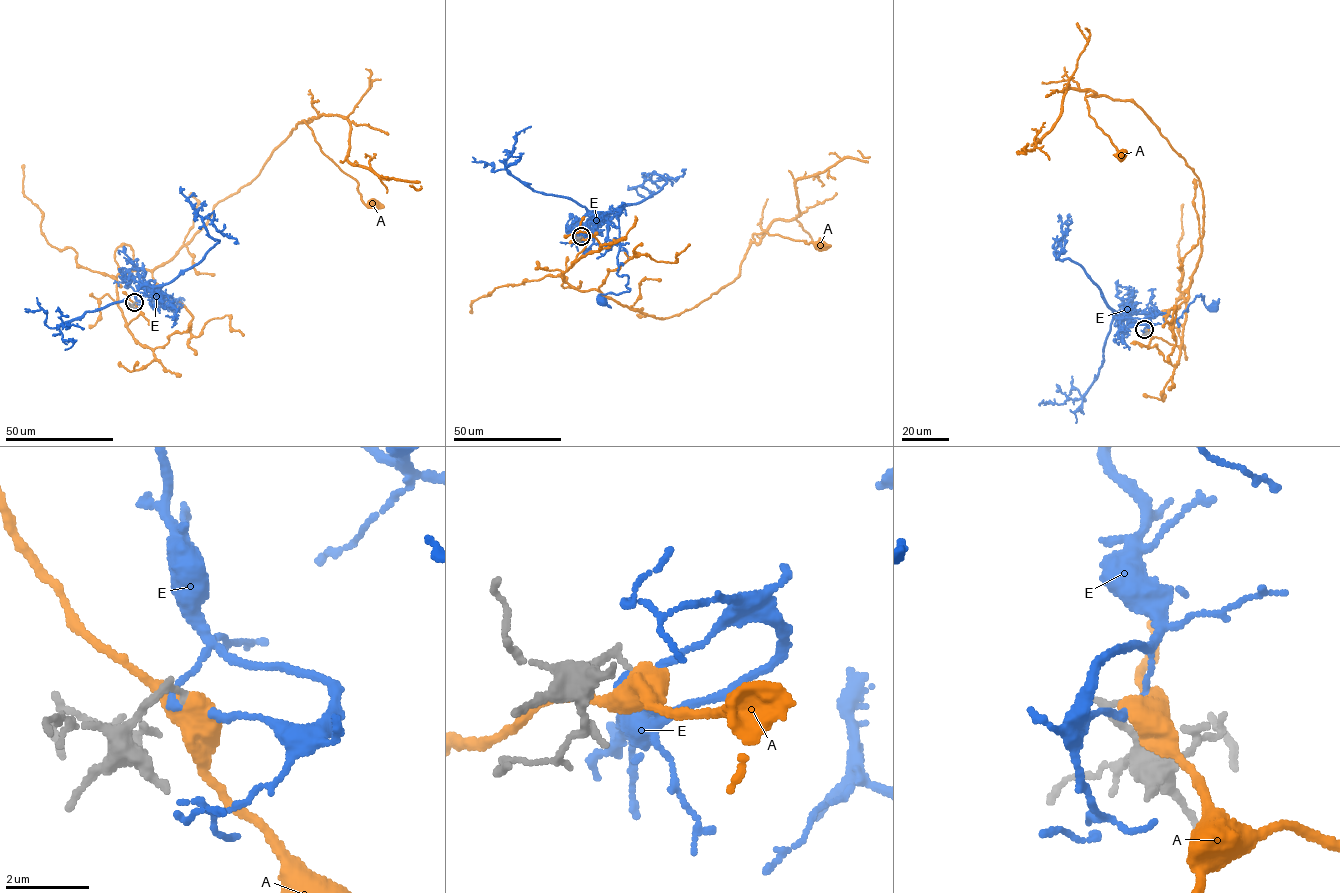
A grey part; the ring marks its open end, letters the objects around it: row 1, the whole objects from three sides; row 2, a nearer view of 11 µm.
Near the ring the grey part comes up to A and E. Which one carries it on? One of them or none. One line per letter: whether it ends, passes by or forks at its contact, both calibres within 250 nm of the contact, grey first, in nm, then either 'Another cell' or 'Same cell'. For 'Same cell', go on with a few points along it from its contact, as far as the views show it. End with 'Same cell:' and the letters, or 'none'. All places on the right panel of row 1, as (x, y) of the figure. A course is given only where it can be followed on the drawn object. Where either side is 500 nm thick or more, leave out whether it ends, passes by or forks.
A: Thickness 180 nm (grey) against 550 nm. Another cell
E: It passes by. Thickness 180 nm (grey) against 120 nm. Another cell
Same cell: none

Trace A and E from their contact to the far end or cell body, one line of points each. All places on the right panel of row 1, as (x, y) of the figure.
A: (1146, 330), (1182, 342), (1203, 195), (1140, 107), (1087, 96), (1089, 116), (1121, 155)
E: (1147, 330), (1143, 312), (1114, 315), (1121, 319), (1159, 314), (1178, 318), (1201, 294), (1211, 308)

